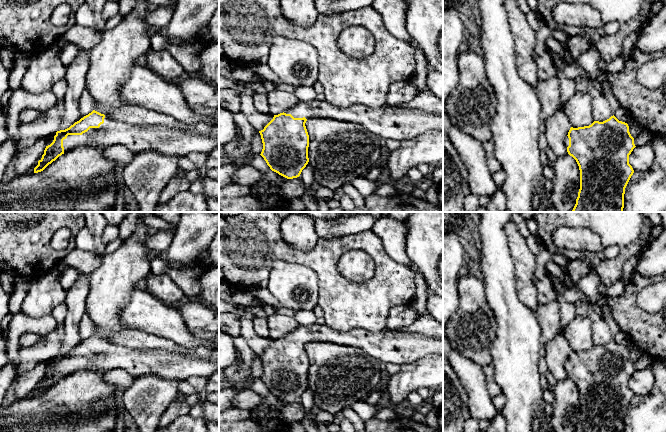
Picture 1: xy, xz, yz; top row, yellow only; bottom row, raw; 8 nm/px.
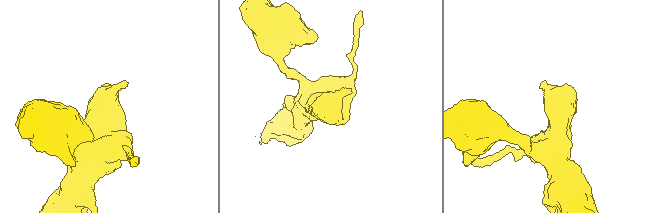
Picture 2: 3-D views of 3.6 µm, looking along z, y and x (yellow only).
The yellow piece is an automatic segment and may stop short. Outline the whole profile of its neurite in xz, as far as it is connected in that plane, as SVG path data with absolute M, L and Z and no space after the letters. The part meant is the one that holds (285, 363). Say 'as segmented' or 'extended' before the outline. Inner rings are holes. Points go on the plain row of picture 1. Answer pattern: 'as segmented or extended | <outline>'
extended | M300 325L273 343L259 355L263 367L261 380L270 393L293 403L309 386L309 359L305 347L310 342L331 342L354 346L378 361L408 364L429 355L443 355L443 337L410 334L384 329L369 332L361 328L336 330L327 325Z

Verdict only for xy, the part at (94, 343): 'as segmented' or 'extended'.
extended

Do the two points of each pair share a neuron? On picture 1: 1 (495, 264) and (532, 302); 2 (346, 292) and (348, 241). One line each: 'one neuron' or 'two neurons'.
1: two neurons
2: one neuron

